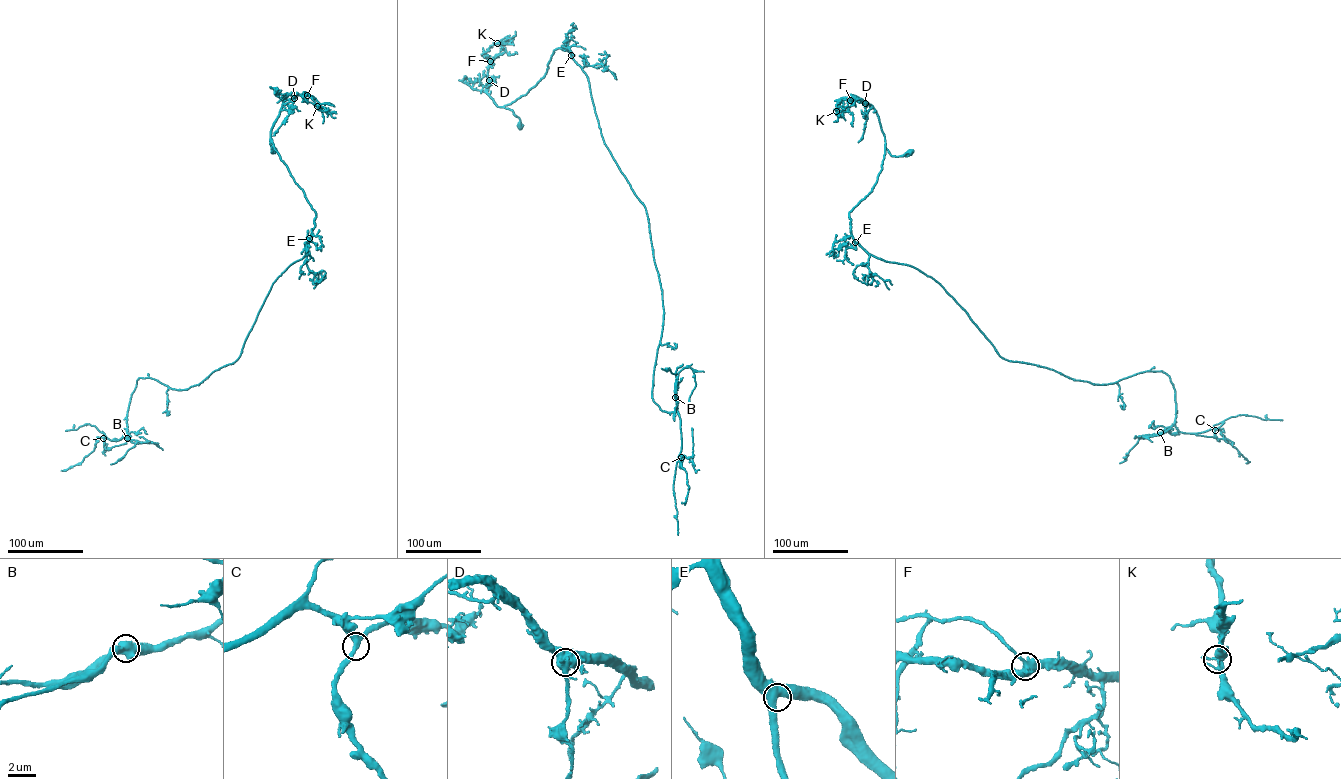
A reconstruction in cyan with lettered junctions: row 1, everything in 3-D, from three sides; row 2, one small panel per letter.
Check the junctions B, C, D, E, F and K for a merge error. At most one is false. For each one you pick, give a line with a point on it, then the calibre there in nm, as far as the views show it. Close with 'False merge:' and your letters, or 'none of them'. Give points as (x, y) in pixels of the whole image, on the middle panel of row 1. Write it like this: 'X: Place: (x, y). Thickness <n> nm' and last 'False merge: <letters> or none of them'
D: Place: (489, 80). Thickness 700 nm
False merge: D

